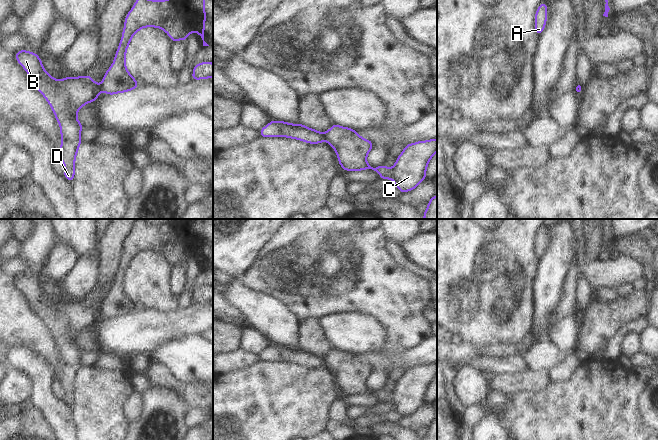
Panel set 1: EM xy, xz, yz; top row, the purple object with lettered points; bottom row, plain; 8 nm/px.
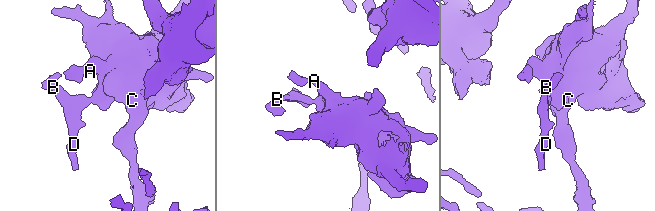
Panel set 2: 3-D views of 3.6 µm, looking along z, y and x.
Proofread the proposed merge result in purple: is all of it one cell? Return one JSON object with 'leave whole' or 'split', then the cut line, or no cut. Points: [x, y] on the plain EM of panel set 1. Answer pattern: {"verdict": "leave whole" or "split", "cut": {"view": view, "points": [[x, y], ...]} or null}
{"verdict": "split", "cut": {"view": "xz", "points": [[324, 357], [325, 363]]}}

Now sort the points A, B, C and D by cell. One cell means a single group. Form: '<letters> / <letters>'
A C / B D

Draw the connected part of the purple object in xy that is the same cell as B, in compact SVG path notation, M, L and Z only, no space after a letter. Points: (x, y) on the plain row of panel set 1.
M21 274L15 279L18 287L28 297L34 311L48 325L60 349L62 369L58 380L66 393L63 400L72 406L75 398L75 382L81 369L80 357L83 353L77 344L77 336L82 330L98 322L102 315L101 309L89 299L57 304L44 294L36 277Z

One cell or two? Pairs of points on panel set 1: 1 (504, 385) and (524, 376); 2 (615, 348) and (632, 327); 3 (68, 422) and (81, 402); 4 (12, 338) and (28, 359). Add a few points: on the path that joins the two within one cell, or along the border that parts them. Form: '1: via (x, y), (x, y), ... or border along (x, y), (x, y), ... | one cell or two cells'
1: via (509, 382), (519, 380) | one cell
2: via (616, 342), (626, 330) | one cell
3: border along (71, 406), (78, 429) | two cells
4: border along (11, 347), (26, 345), (39, 353) | two cells

